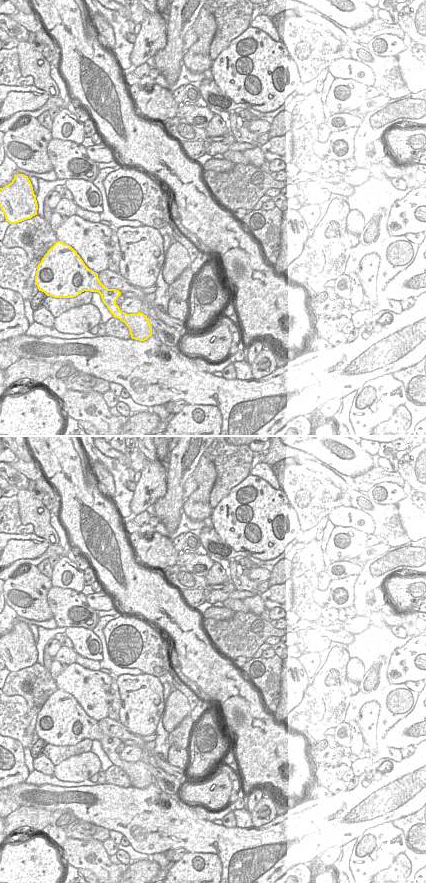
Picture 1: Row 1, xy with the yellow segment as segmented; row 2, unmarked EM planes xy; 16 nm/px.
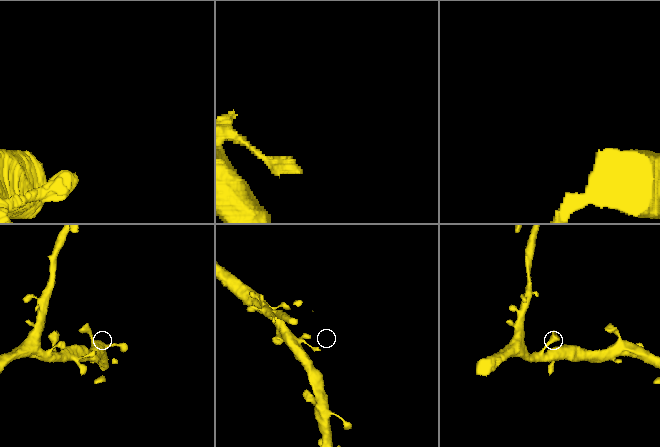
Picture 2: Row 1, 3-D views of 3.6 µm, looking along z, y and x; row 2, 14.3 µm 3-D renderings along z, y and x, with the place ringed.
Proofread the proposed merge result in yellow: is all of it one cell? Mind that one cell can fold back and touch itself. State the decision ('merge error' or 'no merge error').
no merge error

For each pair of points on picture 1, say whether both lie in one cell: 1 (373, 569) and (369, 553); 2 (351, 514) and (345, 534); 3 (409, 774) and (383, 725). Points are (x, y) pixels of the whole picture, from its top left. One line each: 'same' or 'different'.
1: different
2: different
3: different

